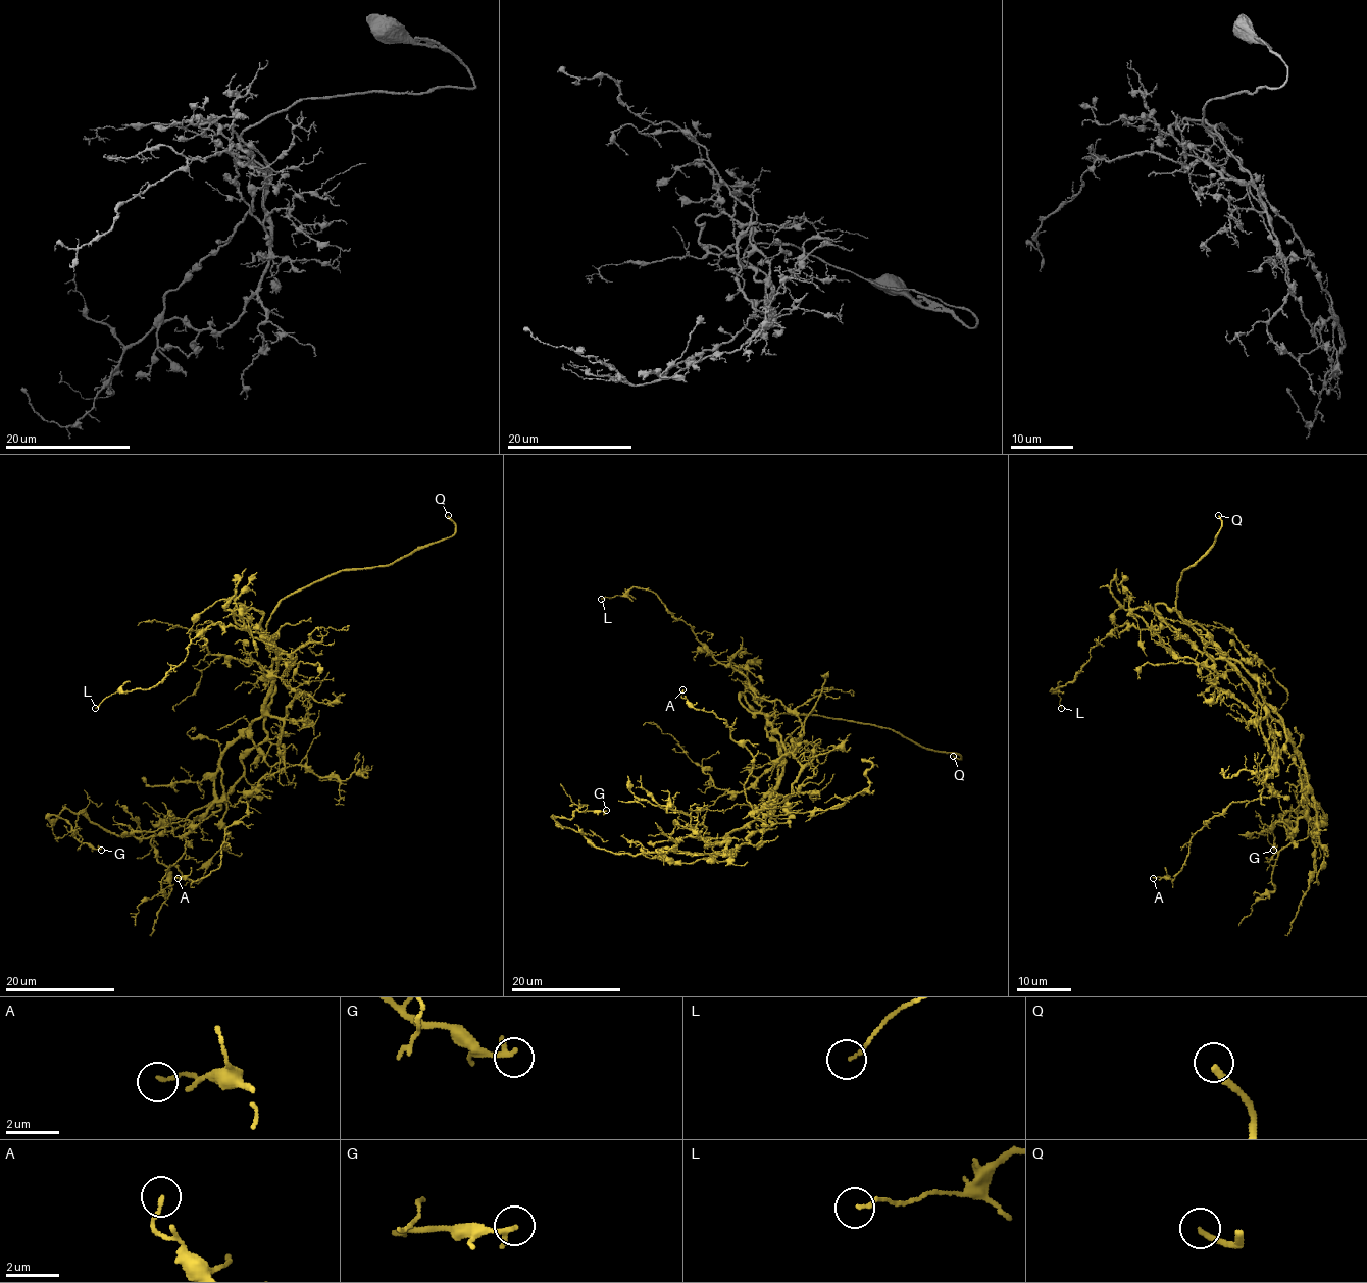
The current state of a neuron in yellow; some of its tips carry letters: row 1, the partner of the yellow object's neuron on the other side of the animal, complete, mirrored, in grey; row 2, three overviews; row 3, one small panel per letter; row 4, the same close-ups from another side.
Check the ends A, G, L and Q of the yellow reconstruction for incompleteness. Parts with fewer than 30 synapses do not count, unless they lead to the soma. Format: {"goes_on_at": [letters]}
{"goes_on_at": ["Q"]}

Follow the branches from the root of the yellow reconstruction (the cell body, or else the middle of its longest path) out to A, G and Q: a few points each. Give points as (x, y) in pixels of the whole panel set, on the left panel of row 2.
A: (262, 710), (283, 721), (284, 766), (240, 798), (247, 814), (224, 830), (220, 865), (195, 881), (178, 878)
G: (262, 710), (223, 753), (220, 807), (207, 817), (140, 838), (67, 809), (49, 818), (101, 850)
Q: (262, 710), (276, 665), (266, 635), (275, 607), (341, 571), (394, 563), (449, 539), (448, 515)

